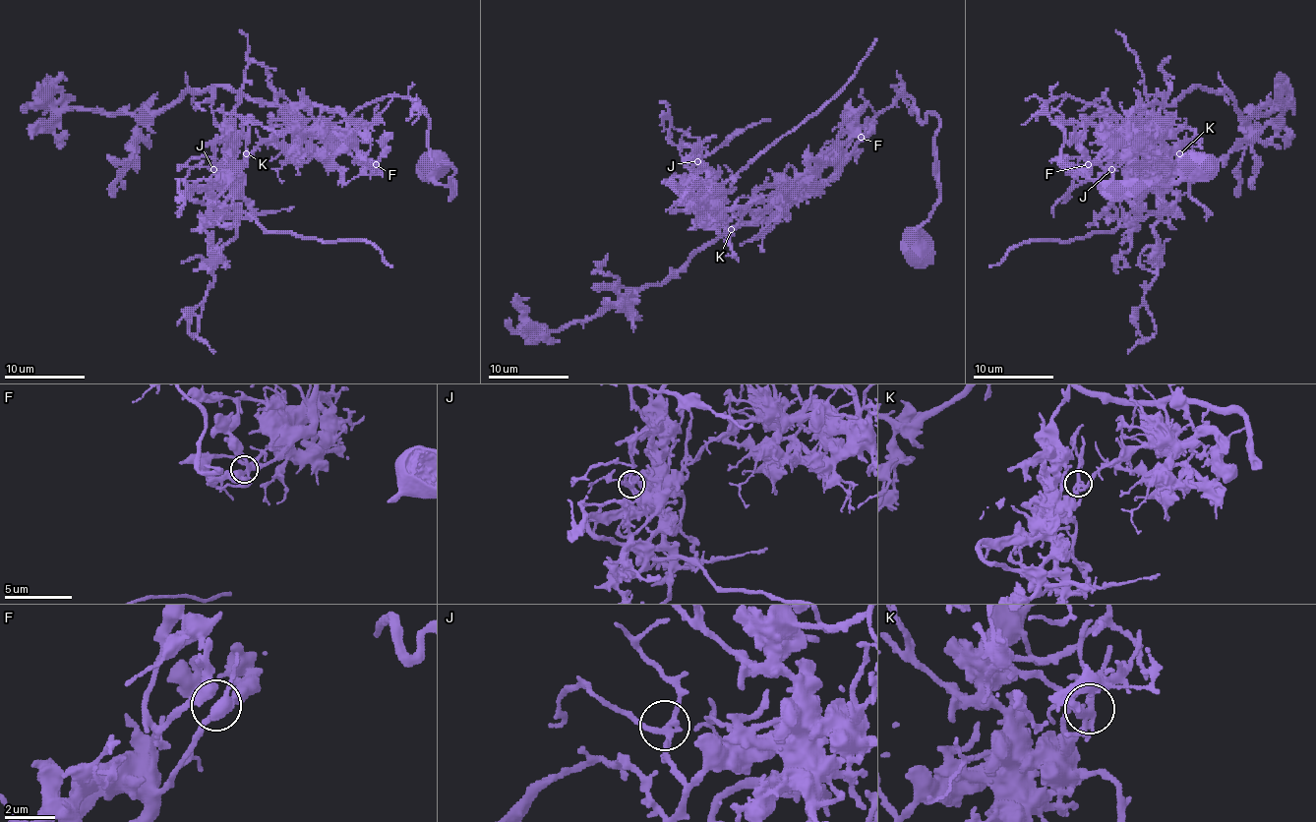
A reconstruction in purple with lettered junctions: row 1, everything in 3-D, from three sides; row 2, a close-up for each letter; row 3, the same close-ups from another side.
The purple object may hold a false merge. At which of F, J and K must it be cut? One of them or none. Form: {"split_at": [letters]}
{"split_at": ["K"]}

